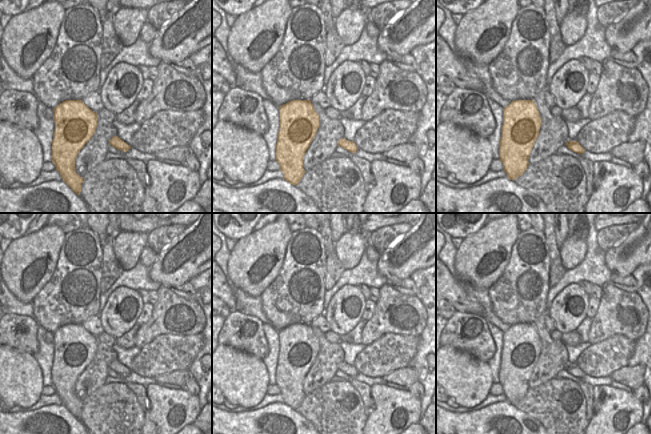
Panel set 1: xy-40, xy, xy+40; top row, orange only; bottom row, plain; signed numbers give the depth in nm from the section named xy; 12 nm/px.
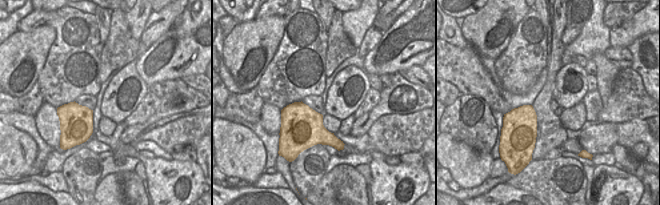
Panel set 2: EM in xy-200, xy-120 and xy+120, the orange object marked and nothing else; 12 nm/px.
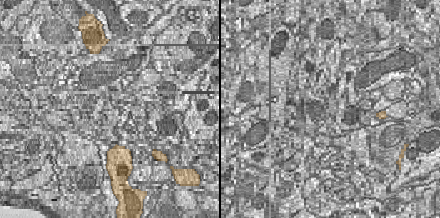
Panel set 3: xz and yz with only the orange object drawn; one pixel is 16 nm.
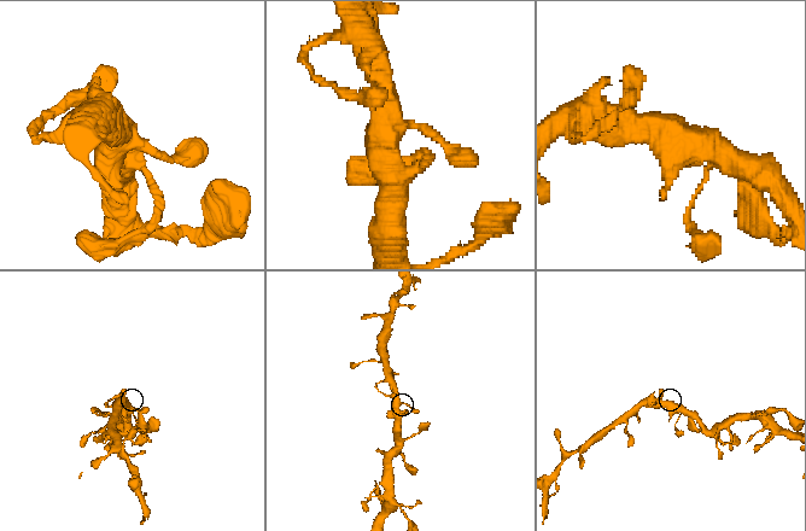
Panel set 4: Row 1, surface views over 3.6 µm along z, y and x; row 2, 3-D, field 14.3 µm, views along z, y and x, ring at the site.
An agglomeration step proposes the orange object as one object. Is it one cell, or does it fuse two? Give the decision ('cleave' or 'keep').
keep

